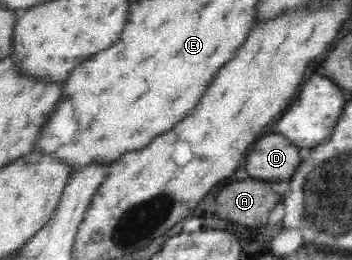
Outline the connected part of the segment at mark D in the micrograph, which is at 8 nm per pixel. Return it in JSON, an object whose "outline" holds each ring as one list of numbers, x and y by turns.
{"outline":[[269,134,253,144,245,159,245,171,252,178,268,182,289,181,299,167,299,148,281,134]]}

